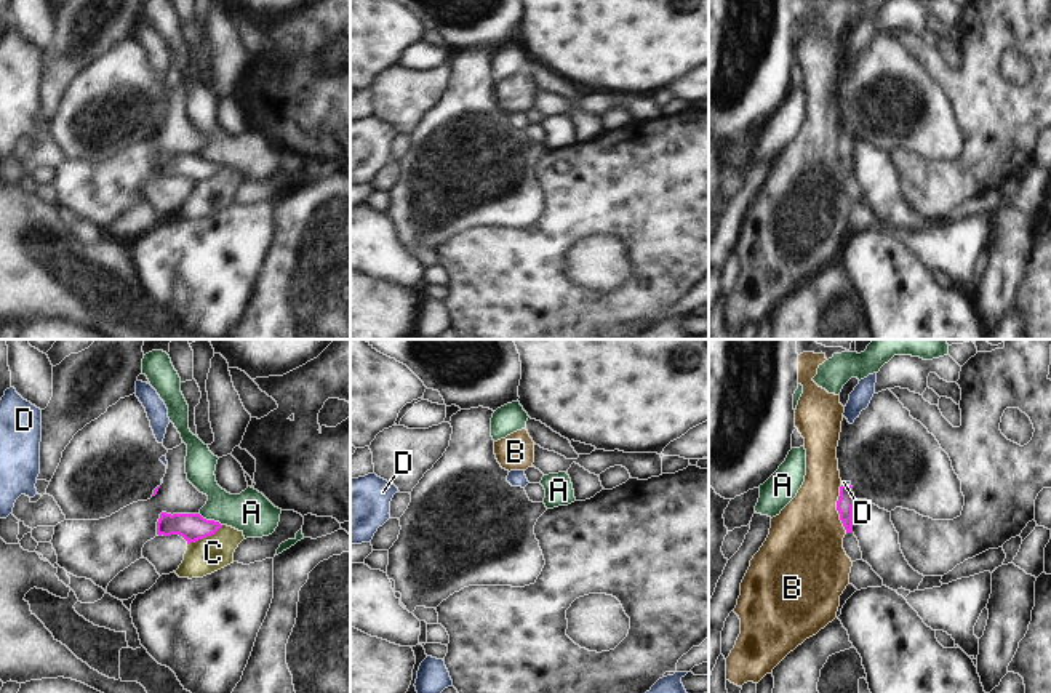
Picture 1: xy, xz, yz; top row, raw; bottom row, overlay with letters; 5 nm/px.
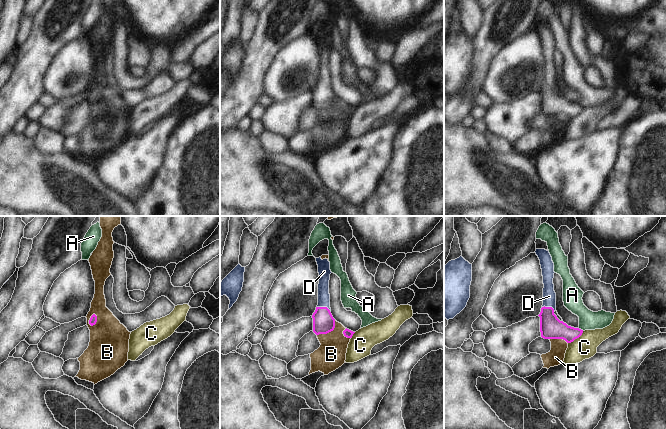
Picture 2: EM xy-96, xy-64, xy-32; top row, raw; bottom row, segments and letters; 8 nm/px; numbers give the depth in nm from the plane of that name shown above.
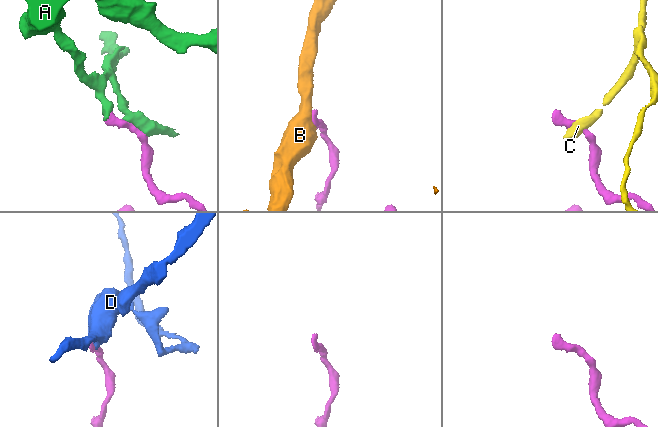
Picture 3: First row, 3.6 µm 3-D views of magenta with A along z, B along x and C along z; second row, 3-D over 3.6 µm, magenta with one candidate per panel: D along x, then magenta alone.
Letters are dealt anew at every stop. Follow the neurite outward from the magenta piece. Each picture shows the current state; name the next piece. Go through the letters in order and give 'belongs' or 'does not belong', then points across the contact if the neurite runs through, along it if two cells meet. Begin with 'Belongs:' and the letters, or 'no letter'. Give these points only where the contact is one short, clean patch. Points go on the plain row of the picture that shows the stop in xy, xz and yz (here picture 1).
Belongs: D
A: does not belong; border xy (199, 154), (221, 167)
B: does not belong; border yz (840, 127), (837, 151), (847, 173)
C: does not belong; border xy (223, 167), (213, 175), (187, 186)
D: belongs; way yz (845, 144), (847, 127), (843, 124)

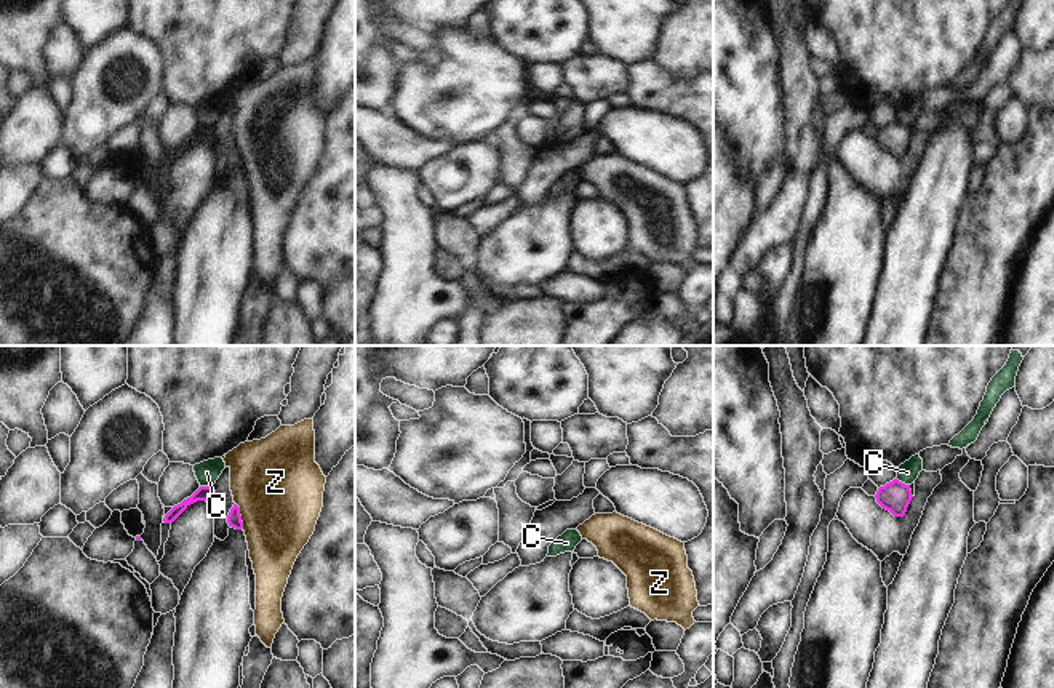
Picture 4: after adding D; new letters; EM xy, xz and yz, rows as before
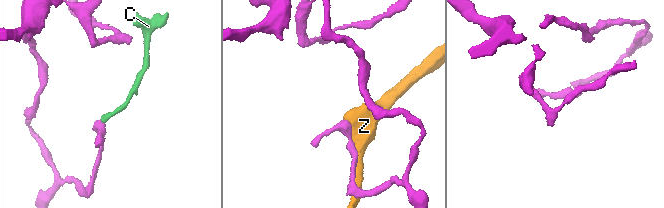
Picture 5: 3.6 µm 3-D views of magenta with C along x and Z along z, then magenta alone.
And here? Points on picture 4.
Belongs: no letter
C: does not belong; border yz (896, 120), (909, 127)
Z: does not belong

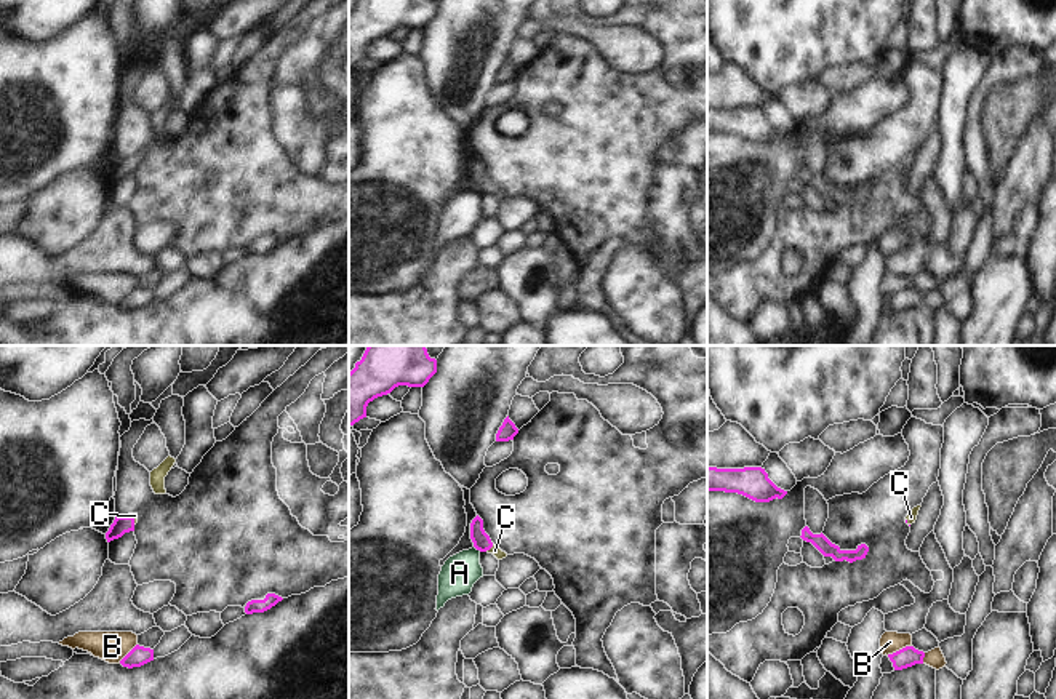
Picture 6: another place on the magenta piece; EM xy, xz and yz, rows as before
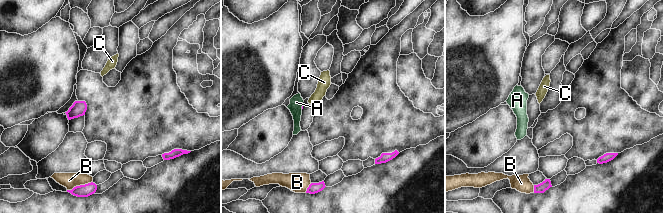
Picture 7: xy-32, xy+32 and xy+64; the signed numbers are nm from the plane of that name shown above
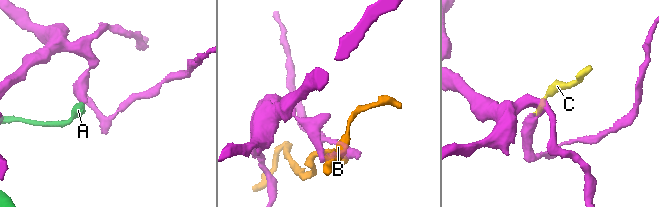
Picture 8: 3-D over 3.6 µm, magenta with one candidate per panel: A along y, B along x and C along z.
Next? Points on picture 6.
Belongs: C
A: does not belong; border xz (474, 187), (480, 192)
B: does not belong
C: belongs; way xz (480, 181), (488, 191), (495, 192)

